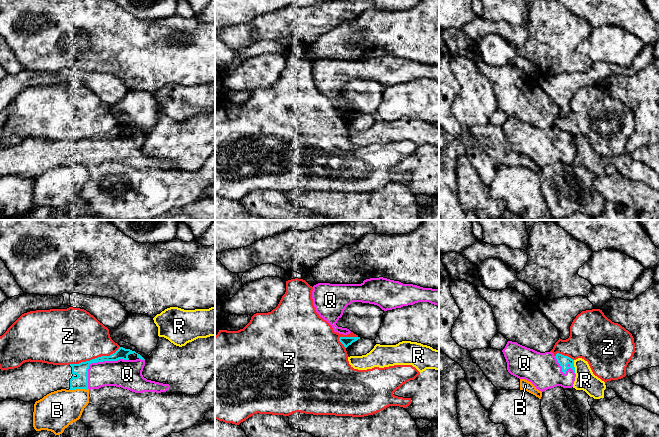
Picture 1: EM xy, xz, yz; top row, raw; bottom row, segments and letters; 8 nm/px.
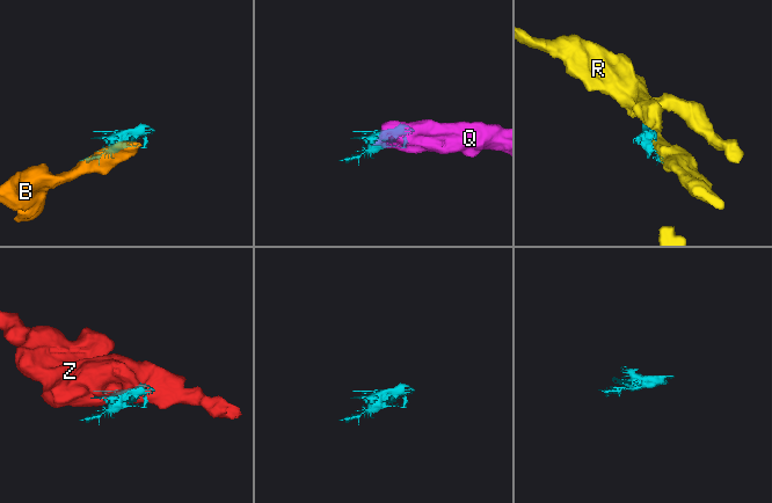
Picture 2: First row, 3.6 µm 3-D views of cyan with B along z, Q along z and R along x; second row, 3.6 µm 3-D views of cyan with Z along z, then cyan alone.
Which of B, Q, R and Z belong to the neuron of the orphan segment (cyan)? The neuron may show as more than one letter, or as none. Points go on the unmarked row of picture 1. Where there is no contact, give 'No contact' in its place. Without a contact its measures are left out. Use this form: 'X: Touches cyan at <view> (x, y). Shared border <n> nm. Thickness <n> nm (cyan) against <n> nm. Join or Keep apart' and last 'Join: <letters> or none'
B: Touches cyan at xy (79, 164). Shared border 160 nm. Thickness 110 nm (cyan) against 300 nm. Keep apart
Q: Touches cyan at xy (97, 137). Shared border 400 nm. Thickness 110 nm (cyan) against 220 nm. Join
R: Touches cyan at yz (573, 142). Shared border 110 nm. Thickness 80 nm (cyan) against 170 nm. Keep apart
Z: Touches cyan at xy (95, 134). Shared border 440 nm. Thickness 110 nm (cyan) against 440 nm. Keep apart
Join: Q

